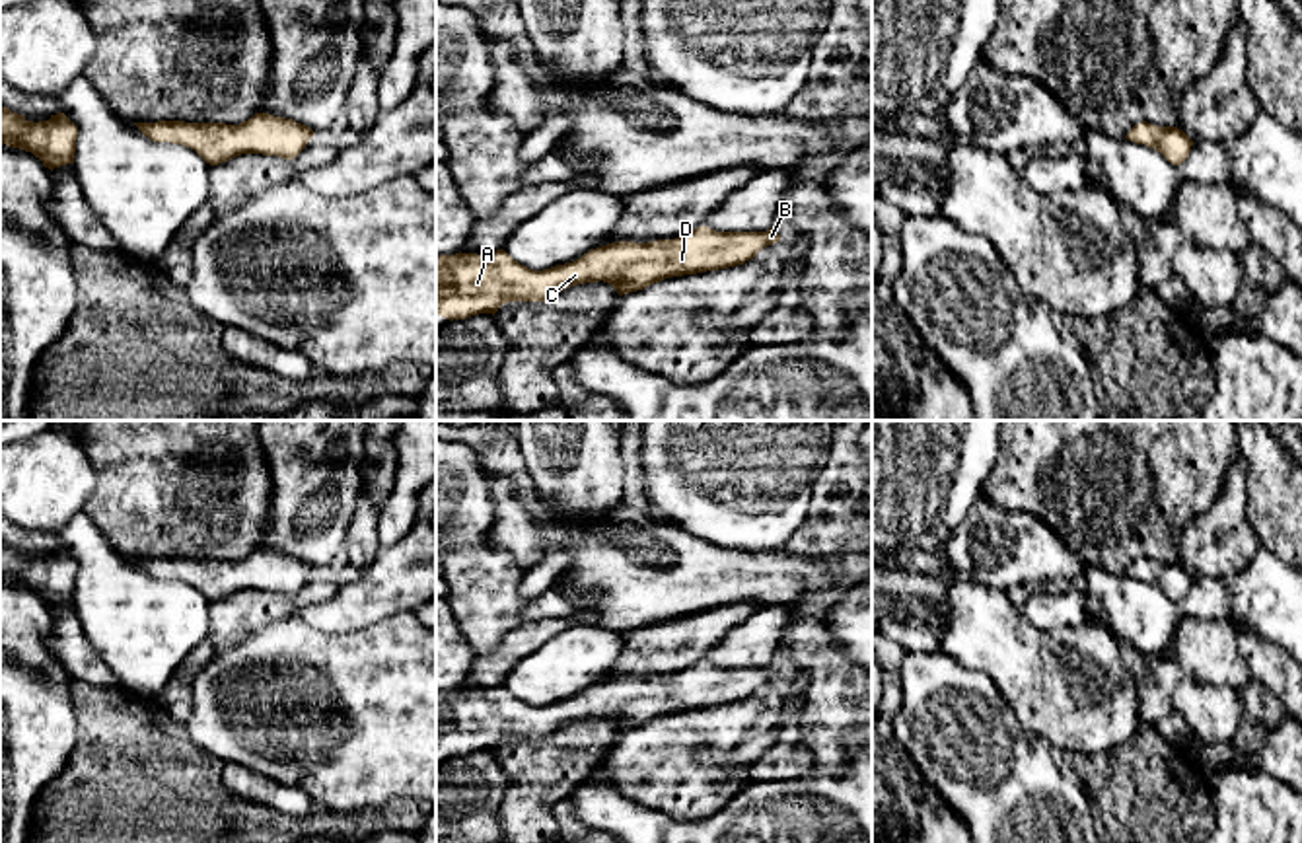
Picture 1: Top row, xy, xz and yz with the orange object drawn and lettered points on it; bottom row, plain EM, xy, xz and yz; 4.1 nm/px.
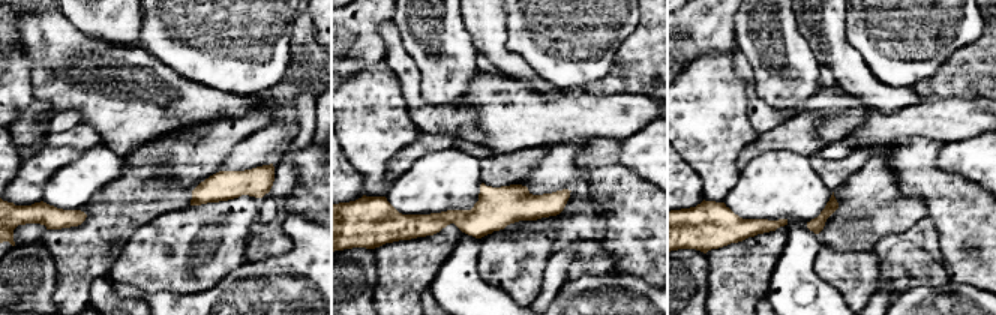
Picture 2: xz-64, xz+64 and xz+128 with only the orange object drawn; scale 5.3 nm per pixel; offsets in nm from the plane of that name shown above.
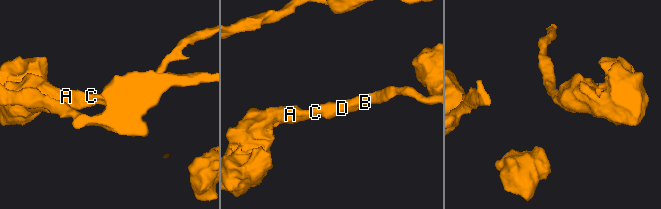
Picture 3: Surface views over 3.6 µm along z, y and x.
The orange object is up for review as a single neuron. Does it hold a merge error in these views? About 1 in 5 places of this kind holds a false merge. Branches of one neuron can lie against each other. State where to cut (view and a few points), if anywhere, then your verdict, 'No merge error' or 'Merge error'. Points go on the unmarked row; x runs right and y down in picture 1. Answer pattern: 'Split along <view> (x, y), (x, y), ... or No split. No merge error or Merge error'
No split. No merge error

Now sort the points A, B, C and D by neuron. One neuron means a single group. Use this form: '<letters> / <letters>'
A B C D

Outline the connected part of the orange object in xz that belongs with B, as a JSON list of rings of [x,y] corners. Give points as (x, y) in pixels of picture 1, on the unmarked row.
[[[699,662],[675,676],[648,679],[615,678],[590,685],[580,695],[543,707],[531,707],[514,697],[504,685],[490,691],[455,689],[436,693],[436,750],[453,757],[479,750],[496,750],[508,738],[545,738],[564,724],[586,718],[607,718],[619,732],[642,726],[669,713],[697,711],[706,707],[743,701],[763,683],[780,678],[775,664],[767,668],[716,668]]]

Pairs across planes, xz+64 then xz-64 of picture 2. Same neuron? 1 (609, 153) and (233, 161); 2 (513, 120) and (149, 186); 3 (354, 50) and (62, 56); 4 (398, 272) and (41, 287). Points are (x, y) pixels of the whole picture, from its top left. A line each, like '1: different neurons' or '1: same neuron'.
1: different neurons
2: different neurons
3: different neurons
4: different neurons

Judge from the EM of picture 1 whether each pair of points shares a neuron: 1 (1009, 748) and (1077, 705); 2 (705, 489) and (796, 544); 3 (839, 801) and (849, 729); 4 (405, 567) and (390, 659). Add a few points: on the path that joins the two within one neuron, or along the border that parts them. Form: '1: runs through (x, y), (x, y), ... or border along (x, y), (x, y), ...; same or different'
1: border along (1003, 699), (1022, 725), (1051, 744); different
2: border along (810, 499), (804, 522), (781, 549); different
3: border along (851, 754), (839, 773), (820, 773), (814, 769); different
4: border along (415, 610), (399, 610), (355, 631); different

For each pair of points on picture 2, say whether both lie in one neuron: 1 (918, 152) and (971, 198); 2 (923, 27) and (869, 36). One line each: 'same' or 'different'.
1: same
2: same

